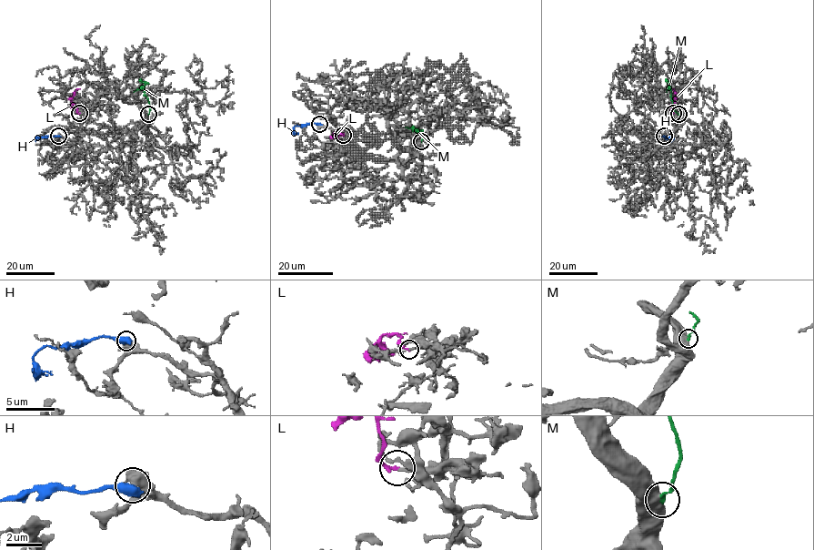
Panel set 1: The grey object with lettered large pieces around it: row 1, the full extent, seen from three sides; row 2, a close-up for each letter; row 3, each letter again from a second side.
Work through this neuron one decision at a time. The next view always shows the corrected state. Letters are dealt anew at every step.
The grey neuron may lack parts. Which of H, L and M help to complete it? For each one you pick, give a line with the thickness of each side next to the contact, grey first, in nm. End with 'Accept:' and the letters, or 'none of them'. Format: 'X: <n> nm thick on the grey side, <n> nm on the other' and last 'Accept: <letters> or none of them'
L: 180 nm thick on the grey side, 190 nm on the other
Accept: L

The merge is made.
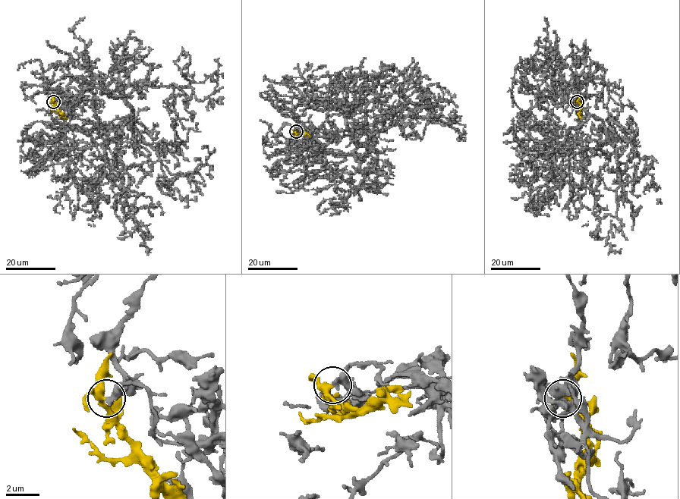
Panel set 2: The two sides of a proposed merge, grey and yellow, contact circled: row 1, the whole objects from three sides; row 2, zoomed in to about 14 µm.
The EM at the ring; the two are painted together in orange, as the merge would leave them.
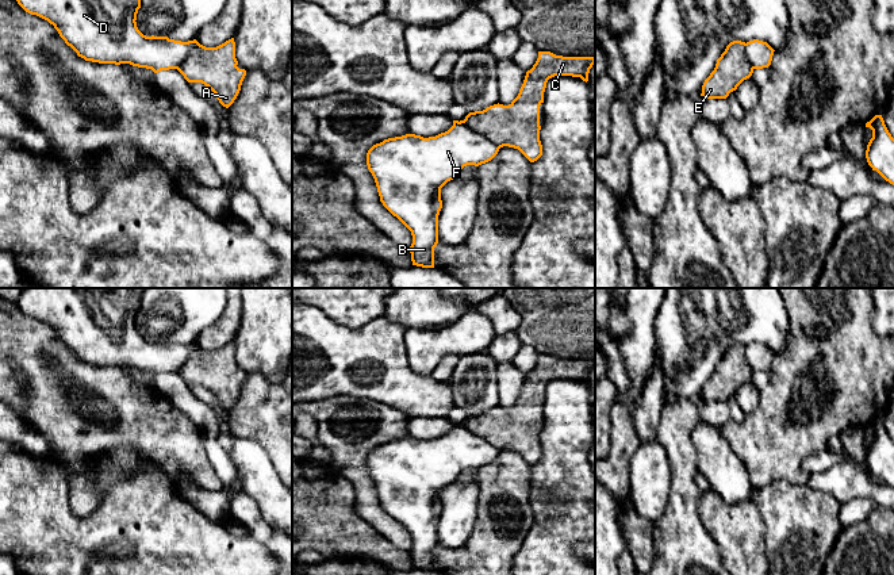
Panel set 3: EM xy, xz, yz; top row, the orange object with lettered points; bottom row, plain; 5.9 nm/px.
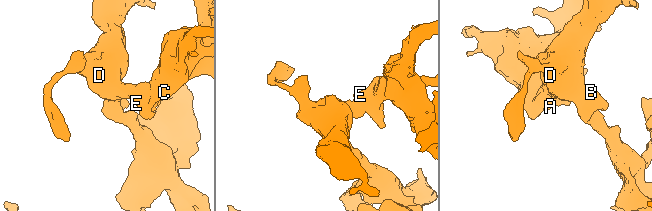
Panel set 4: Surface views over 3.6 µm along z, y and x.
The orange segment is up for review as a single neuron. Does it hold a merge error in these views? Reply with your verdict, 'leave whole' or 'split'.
split

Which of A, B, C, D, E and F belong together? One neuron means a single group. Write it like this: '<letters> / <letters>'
A C E / B D F

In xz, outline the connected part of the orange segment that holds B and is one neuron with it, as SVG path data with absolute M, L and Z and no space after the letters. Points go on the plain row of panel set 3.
M464 423L436 440L388 441L367 456L380 505L413 538L413 568L434 571L438 547L441 491L467 468L491 464L499 449L471 433Z

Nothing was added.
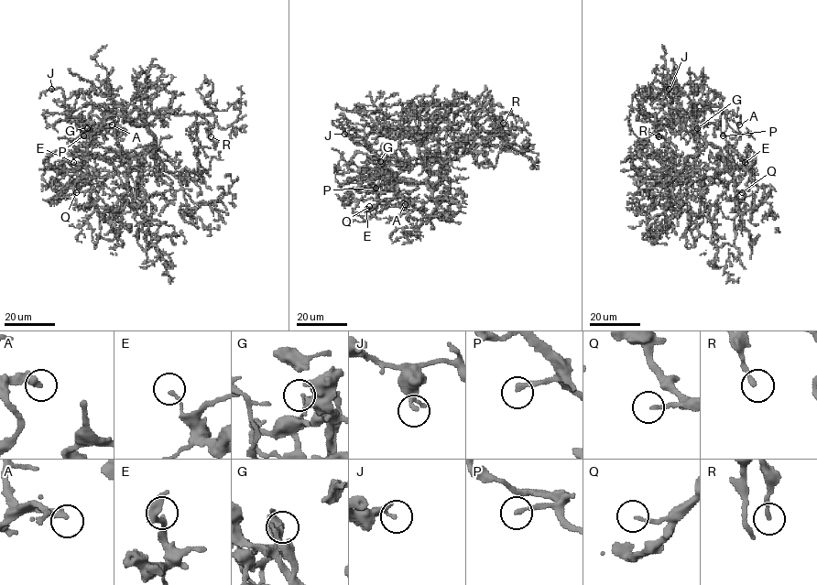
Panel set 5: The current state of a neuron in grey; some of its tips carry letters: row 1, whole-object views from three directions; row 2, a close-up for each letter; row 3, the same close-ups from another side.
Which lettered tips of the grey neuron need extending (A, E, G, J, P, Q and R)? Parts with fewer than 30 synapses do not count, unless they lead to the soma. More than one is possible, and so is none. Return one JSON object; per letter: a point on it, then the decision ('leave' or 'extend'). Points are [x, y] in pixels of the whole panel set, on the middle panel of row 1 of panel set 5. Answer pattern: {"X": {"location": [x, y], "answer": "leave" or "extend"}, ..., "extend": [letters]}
{"A": {"location": [405, 204], "answer": "leave"}, "E": {"location": [366, 209], "answer": "leave"}, "G": {"location": [380, 161], "answer": "extend"}, "J": {"location": [344, 134], "answer": "leave"}, "P": {"location": [375, 188], "answer": "extend"}, "Q": {"location": [369, 206], "answer": "extend"}, "R": {"location": [503, 123], "answer": "leave"}, "extend": ["G", "P", "Q"]}

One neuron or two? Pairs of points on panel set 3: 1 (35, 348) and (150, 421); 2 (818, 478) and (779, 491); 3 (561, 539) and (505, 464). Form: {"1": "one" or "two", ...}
{"1": "one", "2": "two", "3": "two"}

